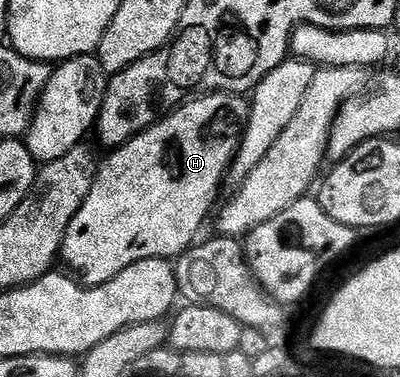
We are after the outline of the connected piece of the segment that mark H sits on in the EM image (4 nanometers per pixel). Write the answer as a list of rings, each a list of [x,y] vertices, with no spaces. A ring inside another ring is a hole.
[[[204,93],[199,97],[189,98],[180,104],[174,111],[169,111],[163,119],[153,123],[151,127],[140,132],[140,134],[128,140],[121,147],[115,148],[111,152],[112,155],[108,160],[101,162],[96,169],[94,177],[94,185],[90,189],[90,193],[86,197],[86,201],[82,205],[82,209],[78,209],[78,213],[74,217],[74,221],[70,221],[70,225],[66,229],[66,237],[64,245],[60,249],[59,258],[64,259],[64,263],[69,272],[73,276],[78,277],[79,282],[86,287],[101,287],[103,283],[108,283],[114,277],[118,277],[118,273],[122,273],[130,265],[134,265],[138,261],[146,261],[147,259],[167,259],[175,260],[175,255],[180,255],[192,242],[197,242],[196,234],[200,231],[200,226],[208,219],[208,214],[217,206],[216,194],[220,191],[220,182],[226,179],[226,172],[231,168],[232,161],[236,157],[236,151],[240,147],[240,137],[244,134],[244,126],[248,124],[248,112],[250,103],[243,94],[240,93]]]

